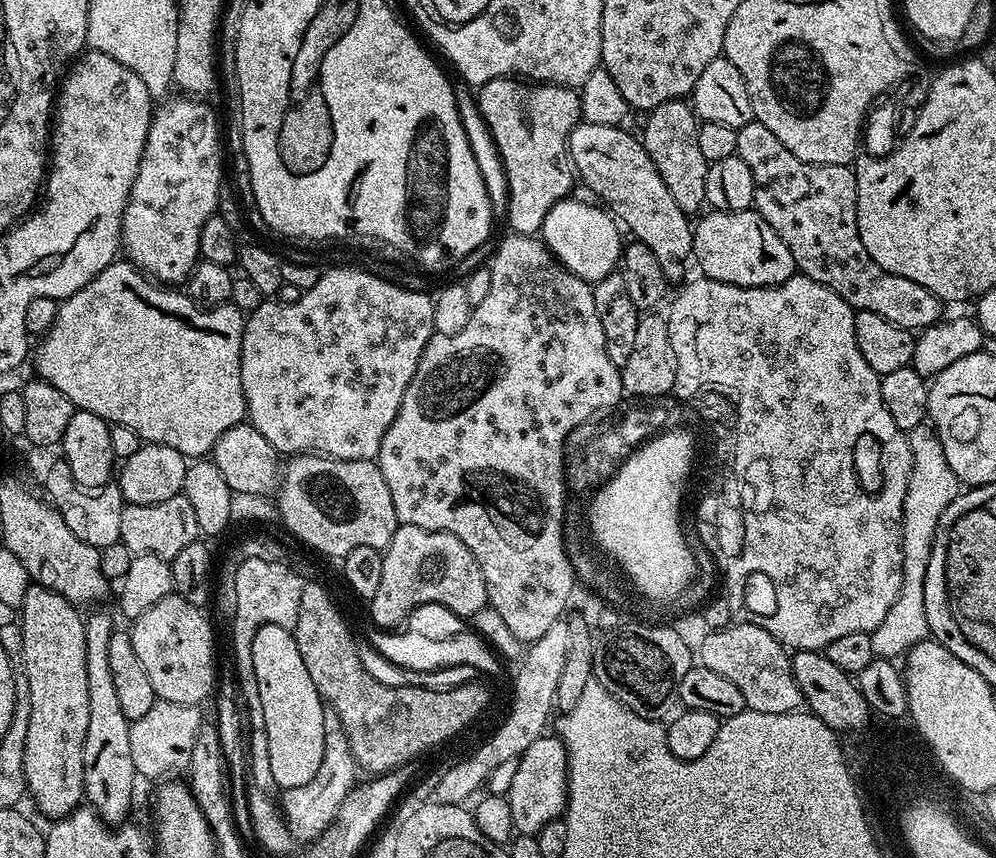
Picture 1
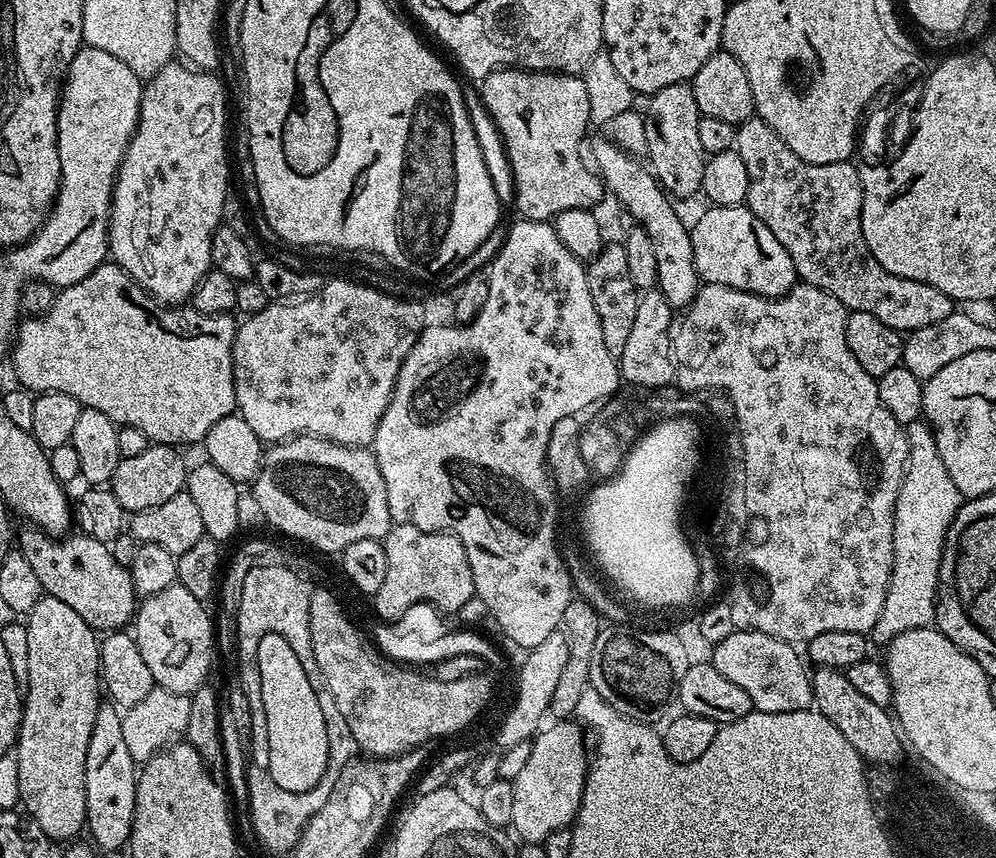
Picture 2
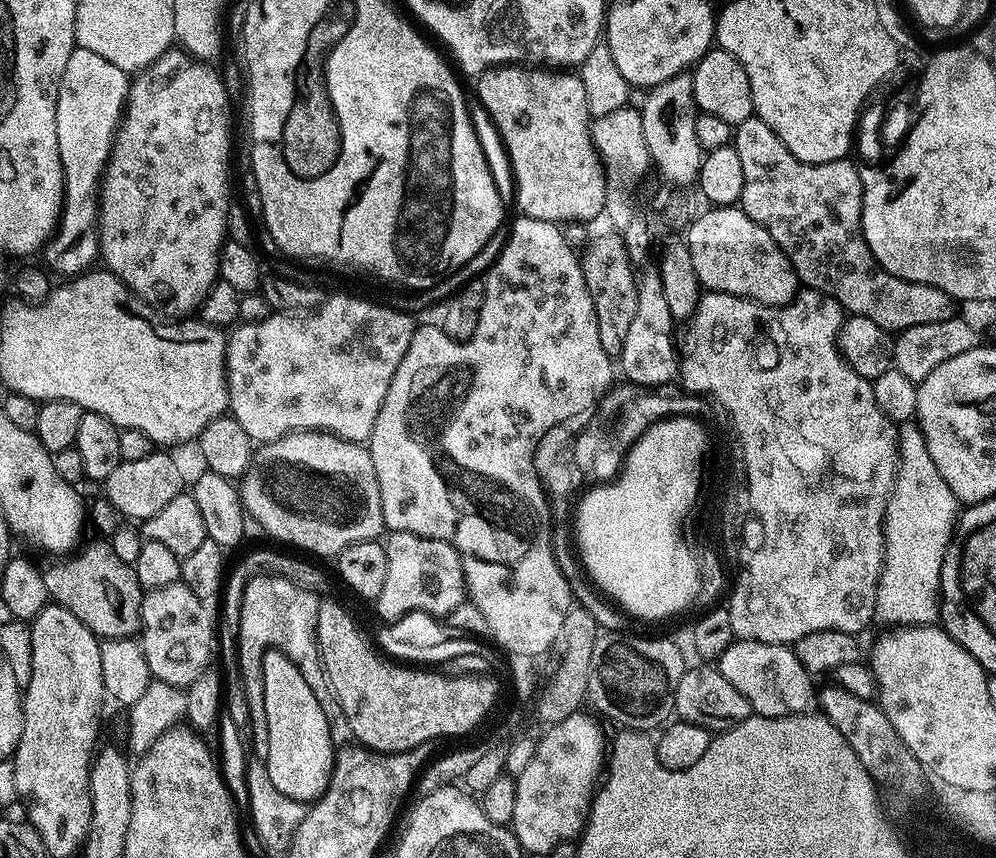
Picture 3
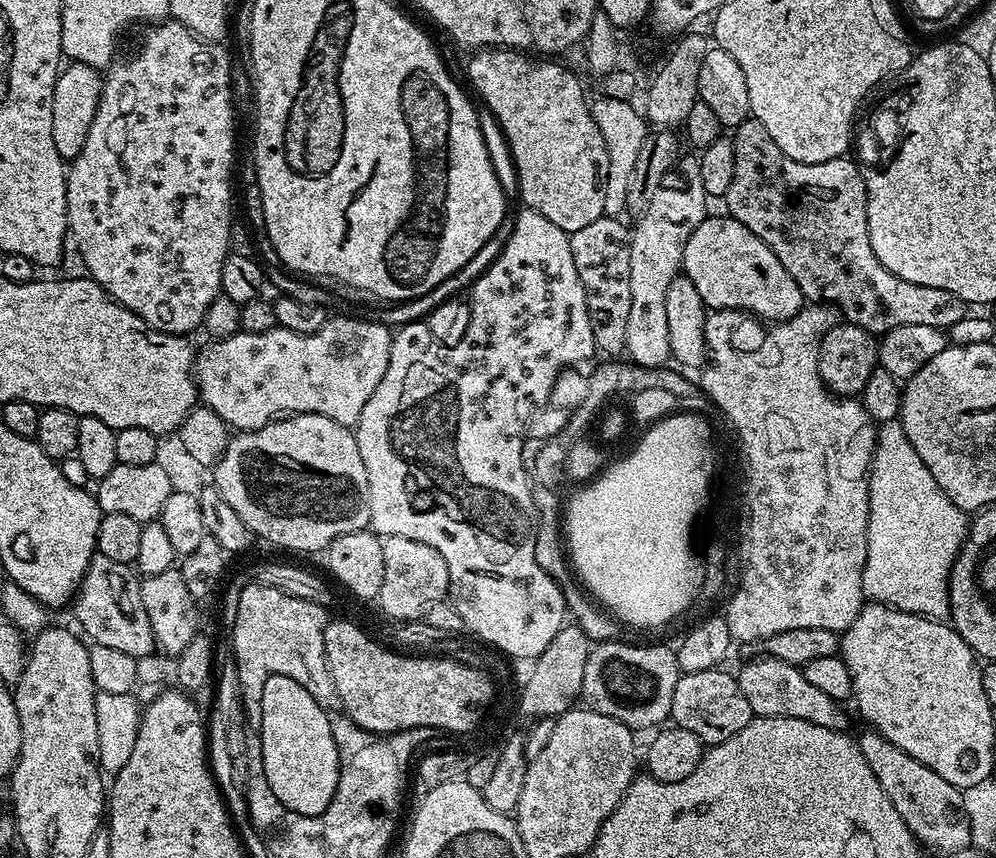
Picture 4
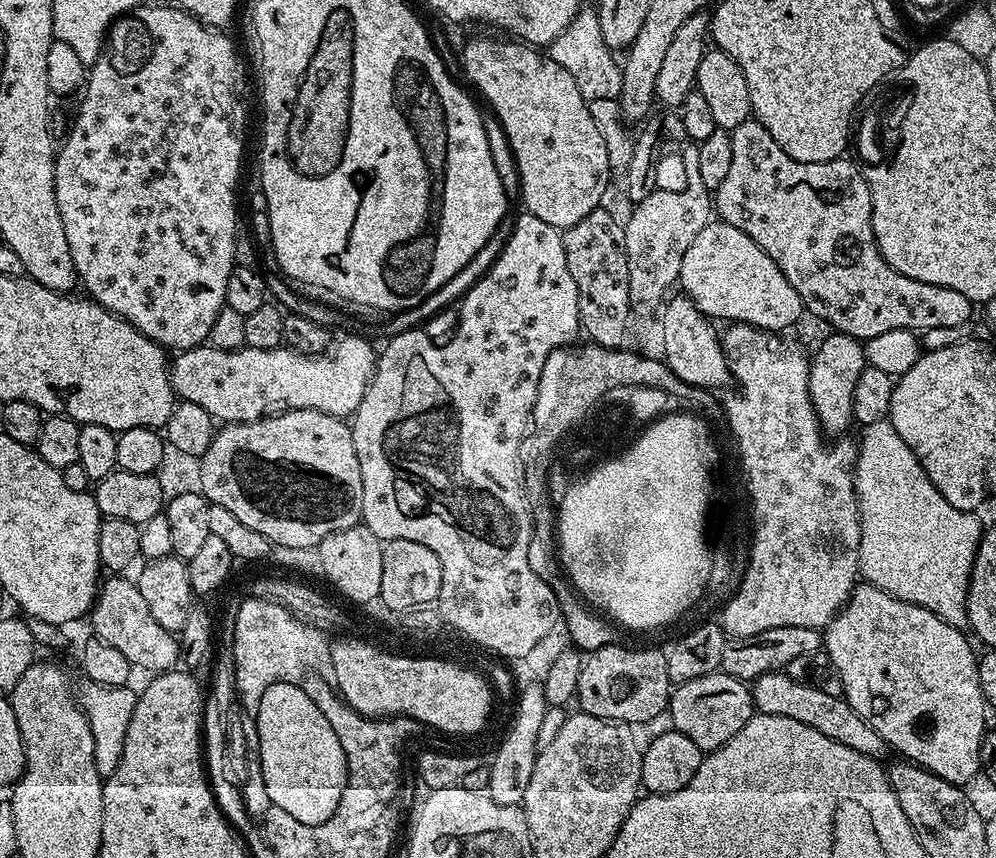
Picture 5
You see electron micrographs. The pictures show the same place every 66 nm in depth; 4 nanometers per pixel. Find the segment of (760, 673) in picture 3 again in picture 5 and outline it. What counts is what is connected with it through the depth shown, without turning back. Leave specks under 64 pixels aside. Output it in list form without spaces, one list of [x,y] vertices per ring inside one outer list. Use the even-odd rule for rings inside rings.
[[[783,671],[767,672],[753,681],[751,689],[753,705],[759,713],[797,719],[818,730],[818,734],[826,734],[826,738],[834,738],[834,742],[842,742],[842,746],[850,746],[850,750],[858,750],[858,754],[866,754],[871,760],[880,760],[884,755],[889,755],[888,744],[878,734],[878,730],[862,719],[843,696],[826,694],[826,690],[794,682]]]

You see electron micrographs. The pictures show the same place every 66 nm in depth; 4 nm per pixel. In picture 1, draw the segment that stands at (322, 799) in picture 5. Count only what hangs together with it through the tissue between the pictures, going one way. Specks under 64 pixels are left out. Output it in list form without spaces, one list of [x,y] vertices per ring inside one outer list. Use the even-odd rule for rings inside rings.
[[[277,624],[262,626],[252,643],[254,678],[258,682],[258,698],[262,698],[266,737],[269,738],[270,774],[277,789],[306,787],[318,773],[324,753],[324,709],[320,691],[306,670],[292,628]]]

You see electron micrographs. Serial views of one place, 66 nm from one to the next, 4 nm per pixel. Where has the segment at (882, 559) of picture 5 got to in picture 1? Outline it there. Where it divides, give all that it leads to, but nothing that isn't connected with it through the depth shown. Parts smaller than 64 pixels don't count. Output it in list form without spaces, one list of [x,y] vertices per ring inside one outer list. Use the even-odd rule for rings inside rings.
[[[923,423],[907,433],[907,437],[912,451],[912,474],[904,503],[904,527],[900,533],[900,549],[904,555],[902,579],[894,606],[886,610],[886,618],[870,633],[876,658],[903,657],[915,644],[929,639],[924,583],[932,543],[946,506],[950,506],[950,502],[954,502],[962,491],[960,480],[951,469],[950,462],[946,460],[935,428]]]

